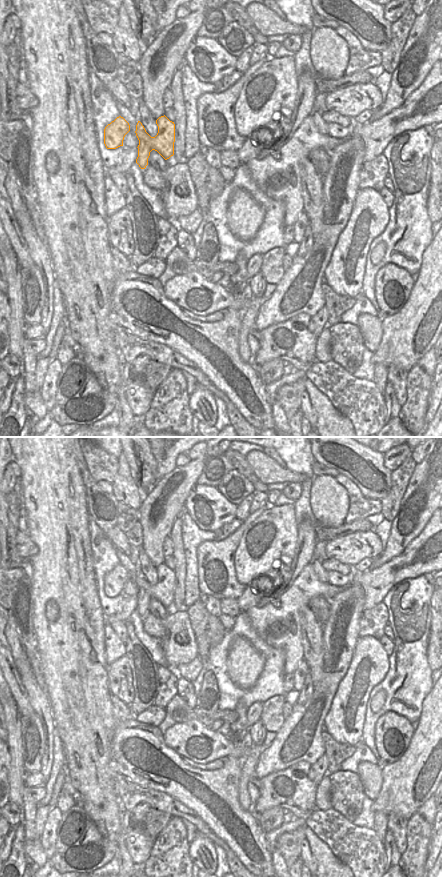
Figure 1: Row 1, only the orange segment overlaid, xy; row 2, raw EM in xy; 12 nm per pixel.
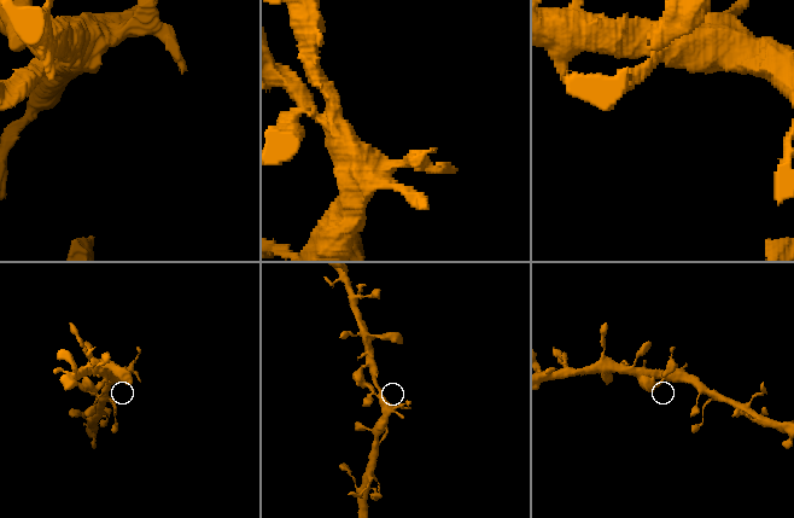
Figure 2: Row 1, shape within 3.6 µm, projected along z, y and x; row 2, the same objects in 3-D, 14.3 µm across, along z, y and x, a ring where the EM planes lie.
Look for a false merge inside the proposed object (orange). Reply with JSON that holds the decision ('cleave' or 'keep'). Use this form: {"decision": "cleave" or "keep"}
{"decision": "keep"}

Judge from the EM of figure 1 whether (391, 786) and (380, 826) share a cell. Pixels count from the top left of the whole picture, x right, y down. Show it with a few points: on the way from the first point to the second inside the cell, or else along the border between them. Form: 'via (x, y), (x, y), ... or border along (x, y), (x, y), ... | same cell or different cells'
border along (375, 811), (384, 811), (387, 814) | different cells

